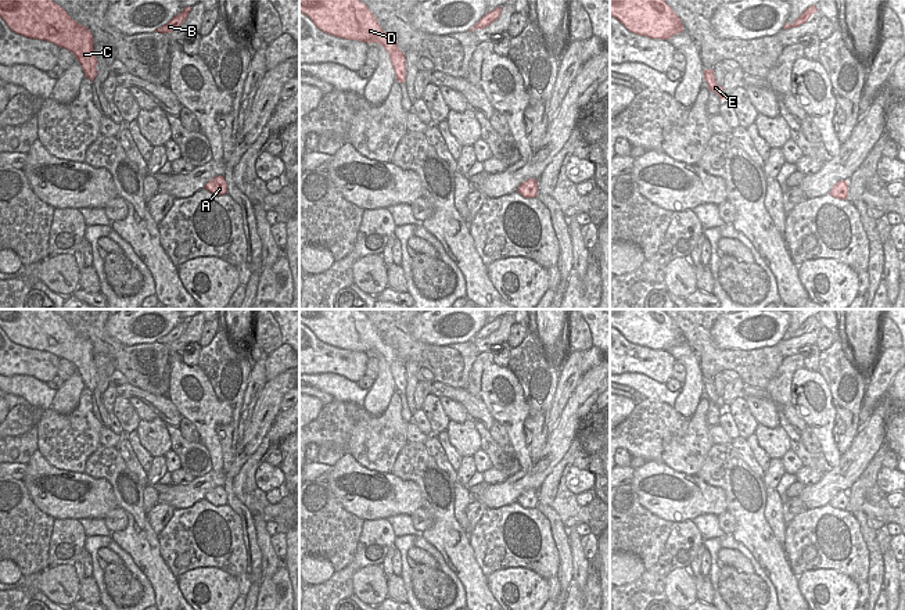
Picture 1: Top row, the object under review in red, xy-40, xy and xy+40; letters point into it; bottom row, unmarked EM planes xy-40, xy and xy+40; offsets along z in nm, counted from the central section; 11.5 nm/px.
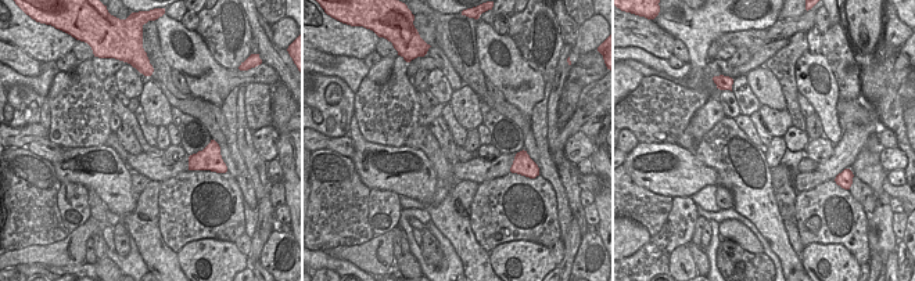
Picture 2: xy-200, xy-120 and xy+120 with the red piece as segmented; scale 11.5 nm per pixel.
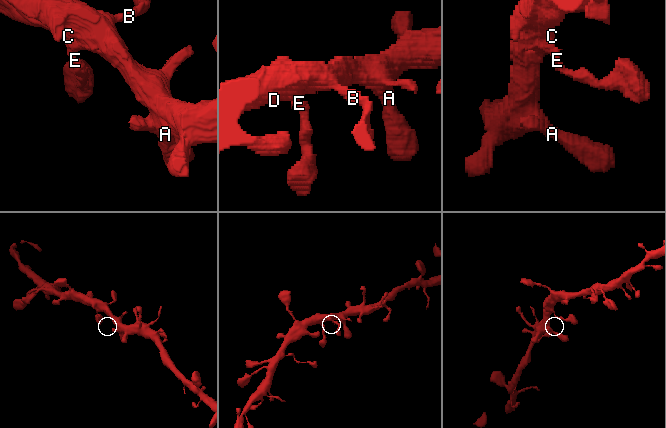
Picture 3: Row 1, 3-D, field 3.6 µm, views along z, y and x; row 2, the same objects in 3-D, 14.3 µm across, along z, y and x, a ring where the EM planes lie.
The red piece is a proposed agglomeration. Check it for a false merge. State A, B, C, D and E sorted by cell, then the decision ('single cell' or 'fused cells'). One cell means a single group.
A B C D E; single cell

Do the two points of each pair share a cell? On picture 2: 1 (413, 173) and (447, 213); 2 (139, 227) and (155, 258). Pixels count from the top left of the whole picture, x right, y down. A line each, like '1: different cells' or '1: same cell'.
1: different cells
2: same cell

